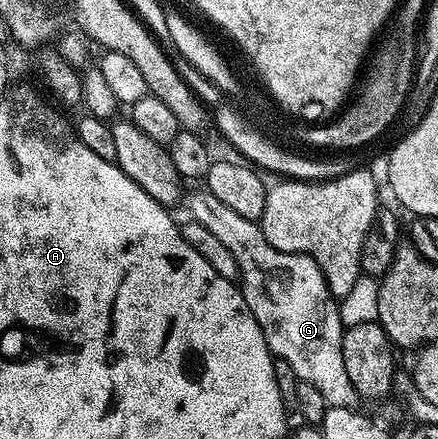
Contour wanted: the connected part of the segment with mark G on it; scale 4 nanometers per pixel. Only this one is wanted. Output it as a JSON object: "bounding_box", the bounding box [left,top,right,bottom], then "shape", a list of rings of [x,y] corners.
{"bounding_box":[187,191,360,409],"shape":[[[200,191],[187,201],[190,220],[201,223],[229,247],[239,264],[243,298],[267,340],[267,346],[278,360],[293,367],[296,378],[311,383],[321,391],[328,406],[349,409],[360,404],[359,393],[349,383],[345,359],[339,361],[343,330],[339,317],[340,302],[327,301],[331,292],[327,280],[312,257],[303,253],[277,251],[265,239],[262,228],[249,219],[241,219],[237,211],[225,207],[212,193]]]}

